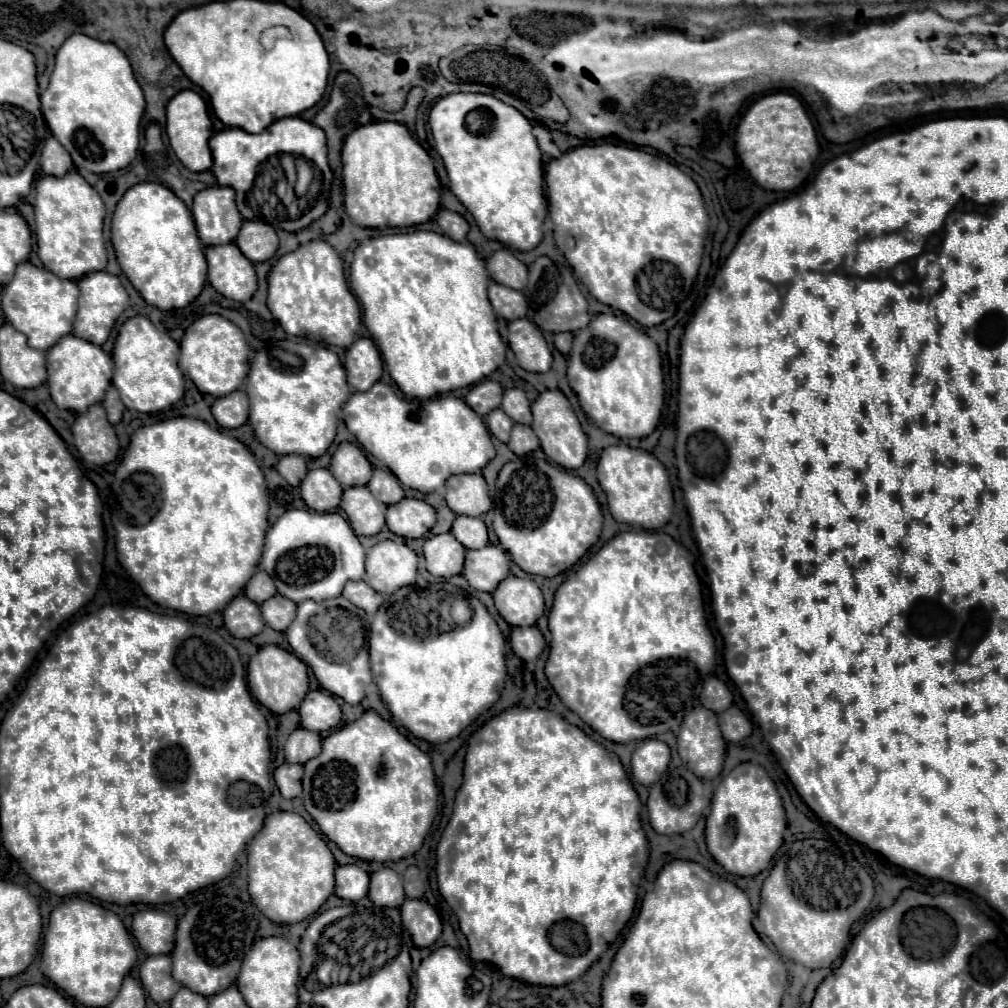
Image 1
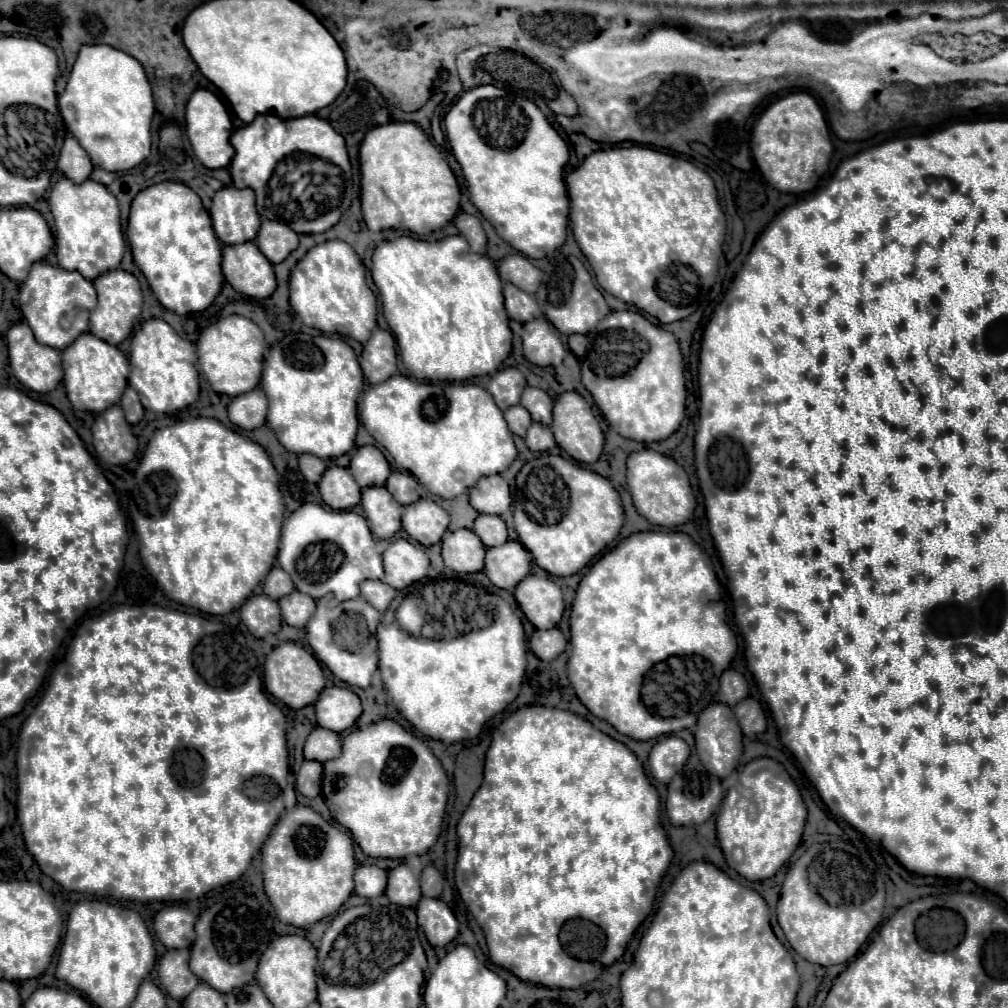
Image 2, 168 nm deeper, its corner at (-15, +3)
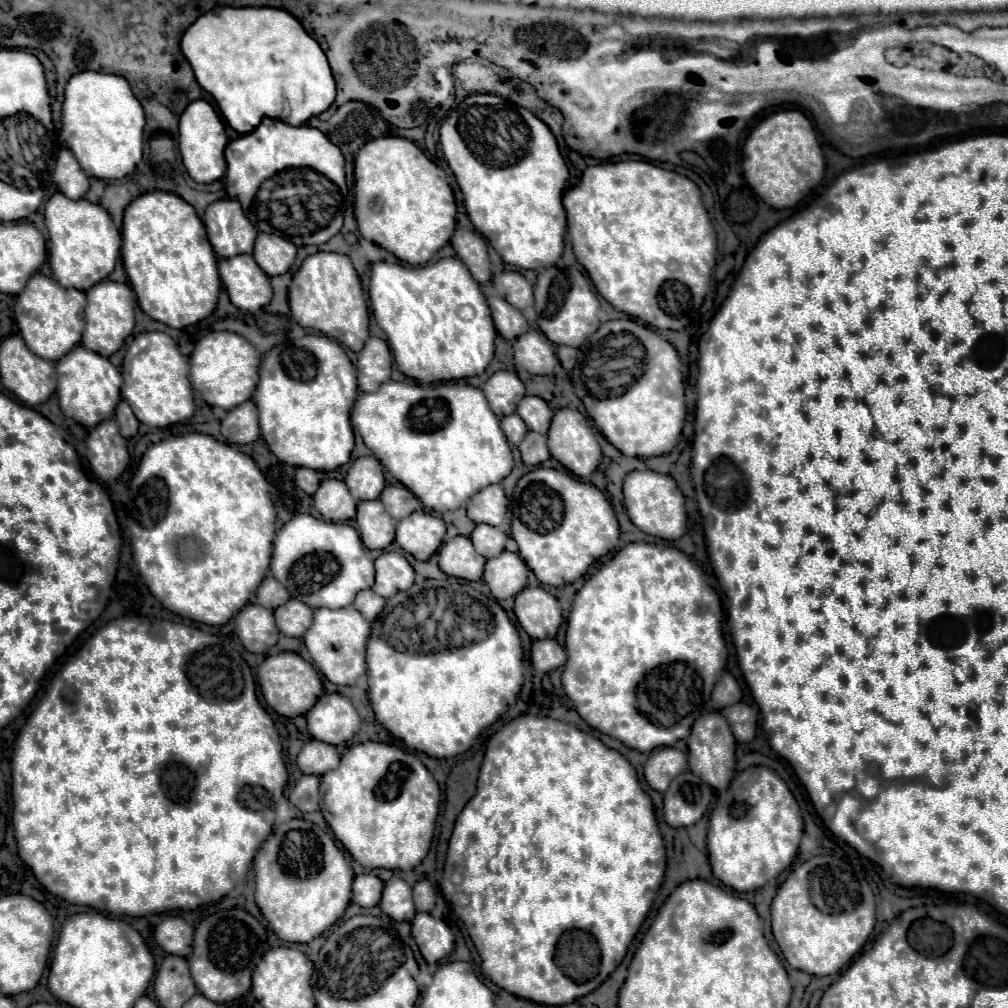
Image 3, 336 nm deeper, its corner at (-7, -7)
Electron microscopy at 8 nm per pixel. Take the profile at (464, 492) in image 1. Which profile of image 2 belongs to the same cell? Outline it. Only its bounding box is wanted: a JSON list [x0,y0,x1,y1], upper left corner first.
[468,475,510,515]

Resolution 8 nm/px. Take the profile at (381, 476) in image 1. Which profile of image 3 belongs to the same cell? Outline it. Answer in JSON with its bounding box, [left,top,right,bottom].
[380,485,422,521]

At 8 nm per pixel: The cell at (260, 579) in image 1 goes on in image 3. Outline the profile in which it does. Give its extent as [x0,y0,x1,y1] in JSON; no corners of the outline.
[256,577,290,609]

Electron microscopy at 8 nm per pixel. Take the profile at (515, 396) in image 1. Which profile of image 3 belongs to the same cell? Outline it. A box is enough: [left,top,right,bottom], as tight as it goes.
[516,395,554,435]

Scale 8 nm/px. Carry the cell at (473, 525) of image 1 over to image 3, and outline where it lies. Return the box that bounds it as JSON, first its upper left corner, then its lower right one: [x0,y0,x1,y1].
[470,523,506,559]

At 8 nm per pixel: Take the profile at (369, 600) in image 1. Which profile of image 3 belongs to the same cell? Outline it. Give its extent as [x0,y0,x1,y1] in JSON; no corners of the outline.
[354,589,386,621]

